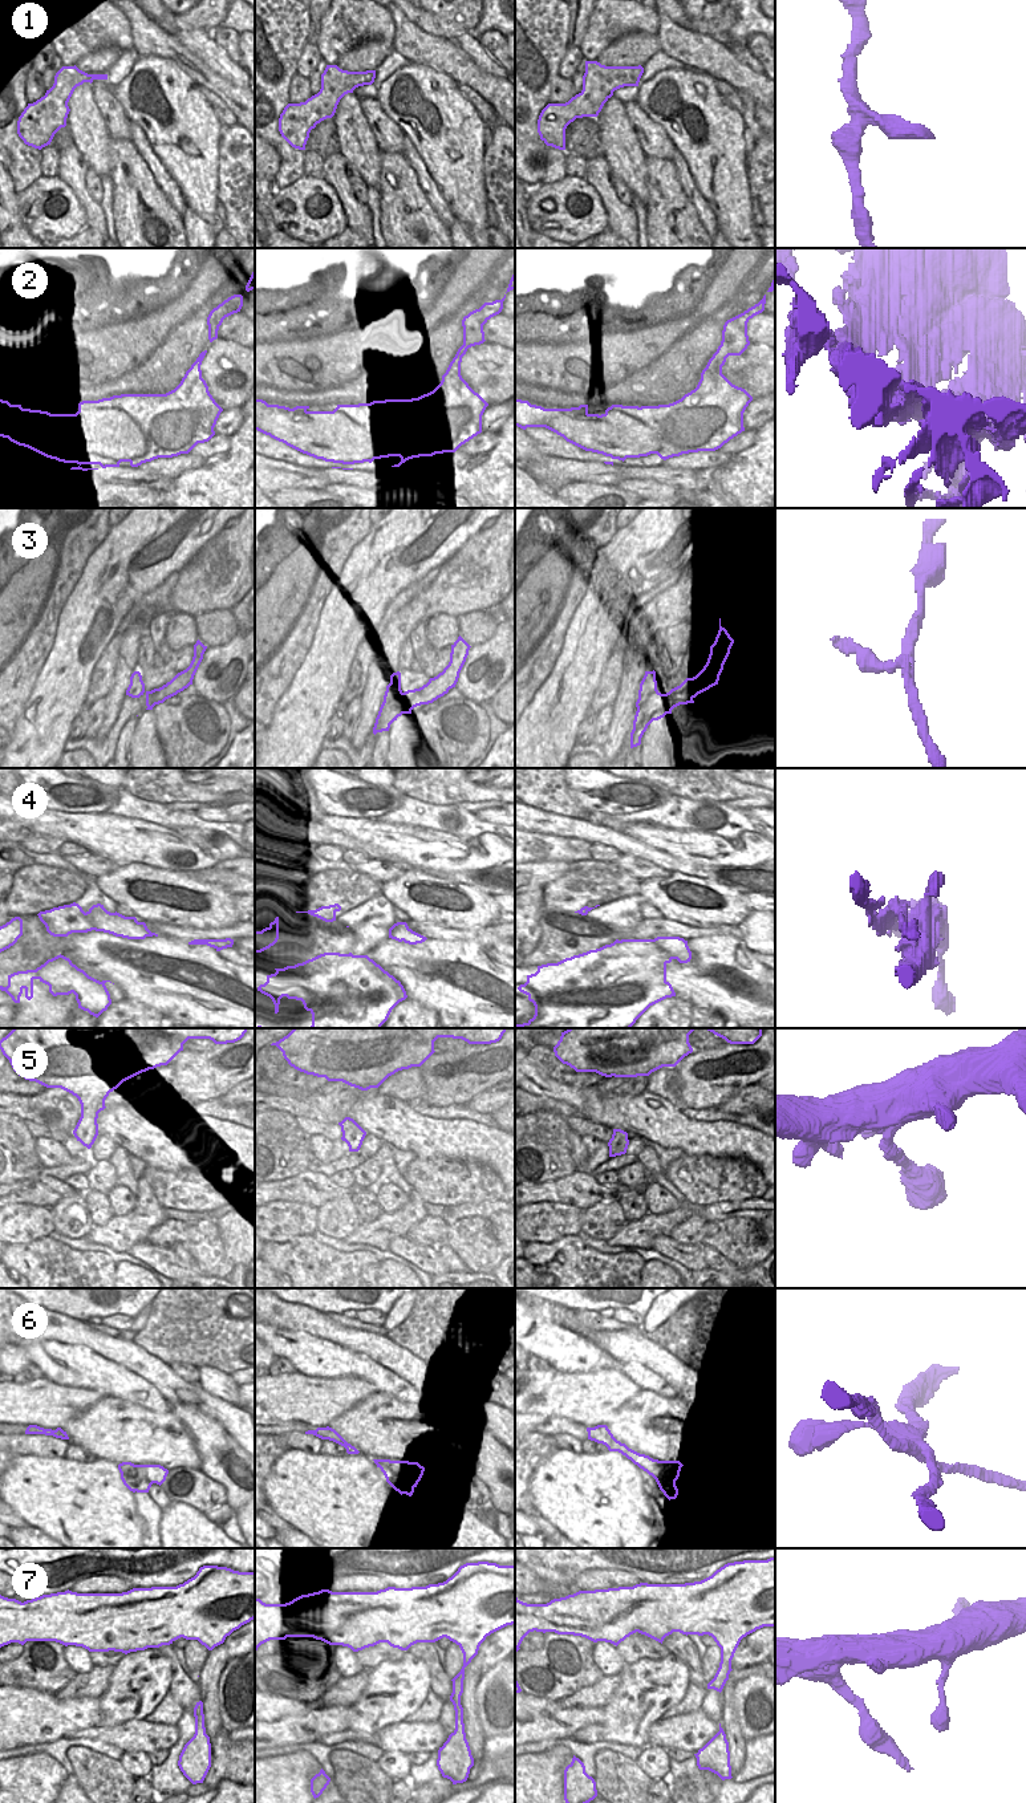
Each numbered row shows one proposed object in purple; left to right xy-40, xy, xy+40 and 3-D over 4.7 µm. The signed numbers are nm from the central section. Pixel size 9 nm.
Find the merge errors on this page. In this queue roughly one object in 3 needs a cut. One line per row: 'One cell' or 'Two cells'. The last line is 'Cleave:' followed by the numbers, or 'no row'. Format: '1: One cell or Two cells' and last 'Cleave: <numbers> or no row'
1: One cell
2: Two cells
3: Two cells
4: Two cells
5: One cell
6: Two cells
7: One cell
Cleave: 2, 3, 4, 6

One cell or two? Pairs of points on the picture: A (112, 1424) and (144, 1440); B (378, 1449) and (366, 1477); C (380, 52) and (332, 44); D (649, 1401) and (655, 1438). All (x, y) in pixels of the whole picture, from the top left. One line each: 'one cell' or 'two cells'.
A: one cell
B: two cells
C: two cells
D: one cell

